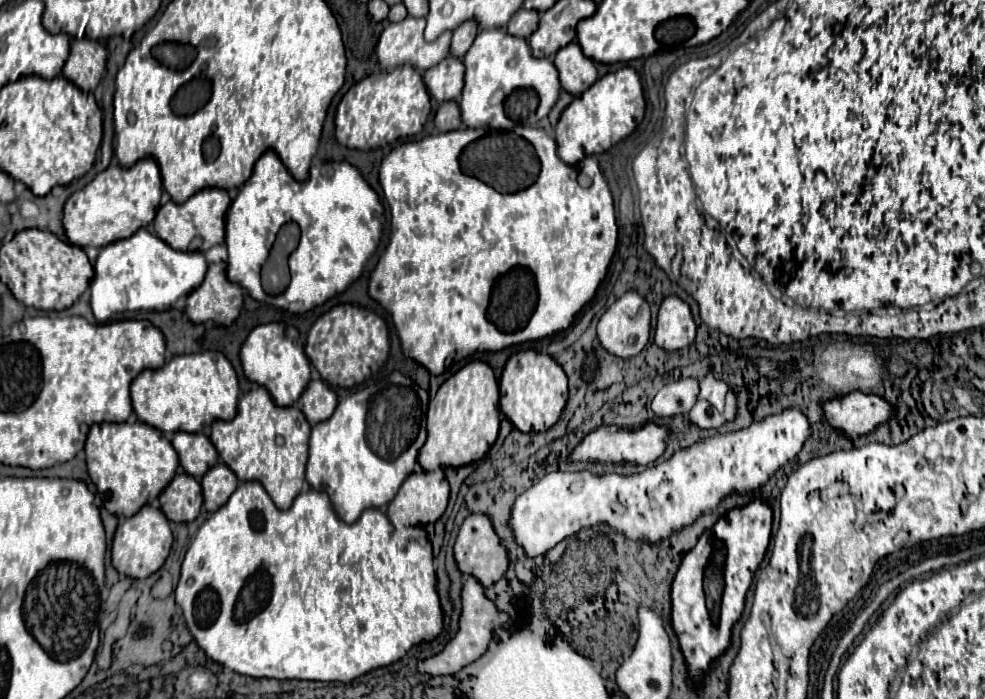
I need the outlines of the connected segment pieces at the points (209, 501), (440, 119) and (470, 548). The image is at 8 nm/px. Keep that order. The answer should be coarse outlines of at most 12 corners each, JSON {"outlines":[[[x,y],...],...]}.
{"outlines":[[[223,462],[203,476],[203,504],[215,512],[235,492],[237,478]],[[443,102],[433,118],[439,132],[463,126],[459,104]],[[485,514],[461,524],[455,562],[485,588],[505,574],[505,548]]]}

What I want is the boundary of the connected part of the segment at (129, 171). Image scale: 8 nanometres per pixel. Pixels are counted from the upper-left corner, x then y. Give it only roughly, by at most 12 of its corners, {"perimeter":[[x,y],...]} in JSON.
{"perimeter":[[153,158],[109,166],[69,196],[71,244],[101,248],[151,224]]}

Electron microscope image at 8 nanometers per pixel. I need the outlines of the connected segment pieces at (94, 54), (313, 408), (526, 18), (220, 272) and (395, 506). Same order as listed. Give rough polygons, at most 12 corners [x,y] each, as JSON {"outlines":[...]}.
{"outlines":[[[75,40],[63,76],[85,92],[106,72],[103,42]],[[323,380],[301,394],[299,408],[311,424],[333,416],[337,394]],[[521,8],[507,24],[513,36],[529,38],[539,28],[539,14]],[[209,264],[203,284],[187,296],[191,322],[231,326],[243,290]],[[441,468],[413,472],[387,506],[395,528],[427,526],[447,508]]]}

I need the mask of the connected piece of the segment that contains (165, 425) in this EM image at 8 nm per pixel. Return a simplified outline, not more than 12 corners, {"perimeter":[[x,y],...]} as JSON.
{"perimeter":[[221,352],[173,356],[131,382],[161,432],[229,422],[239,384]]}

